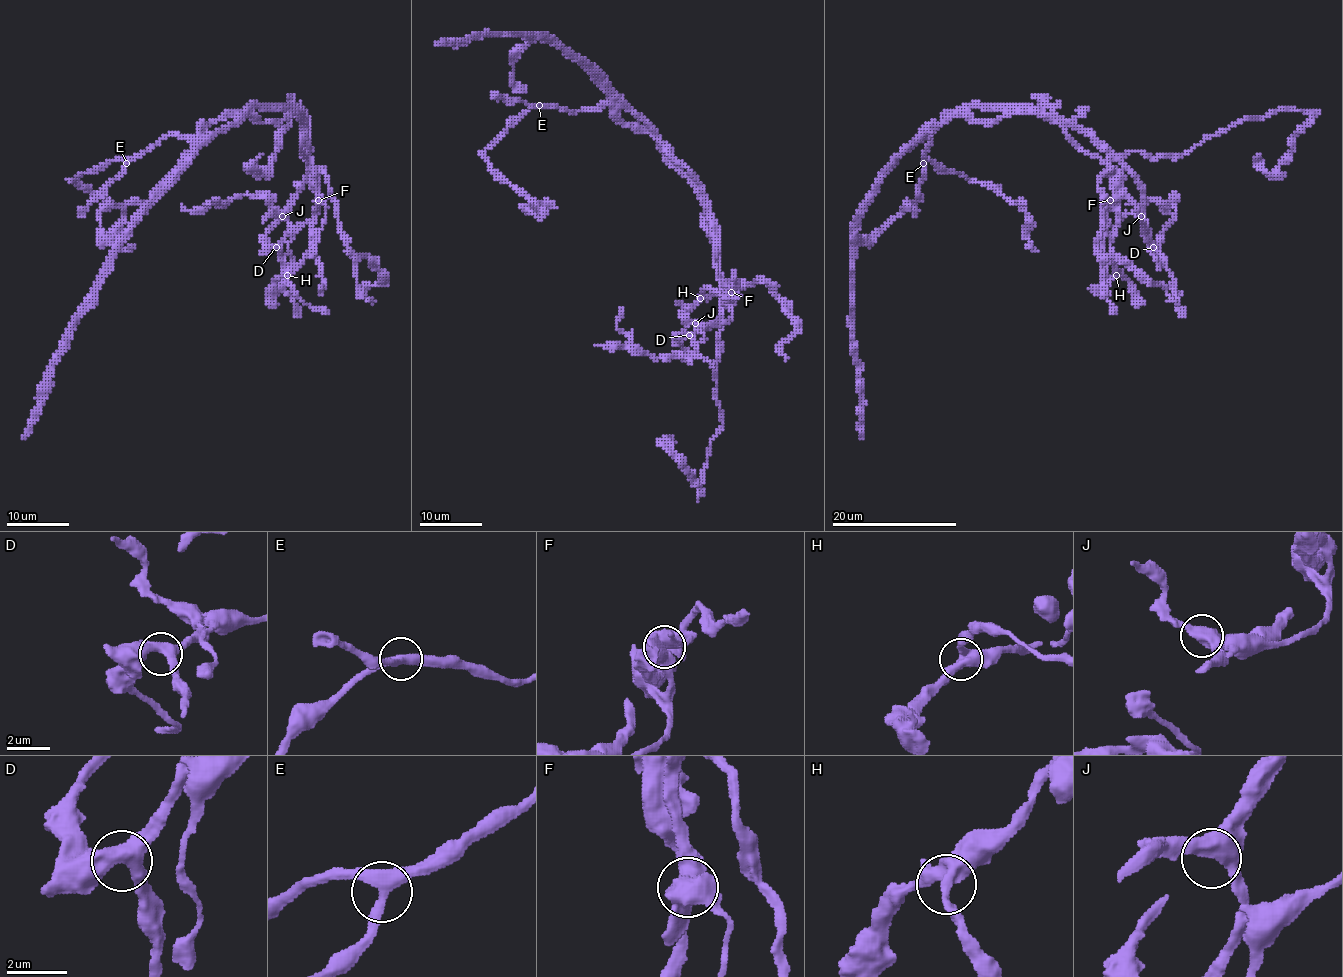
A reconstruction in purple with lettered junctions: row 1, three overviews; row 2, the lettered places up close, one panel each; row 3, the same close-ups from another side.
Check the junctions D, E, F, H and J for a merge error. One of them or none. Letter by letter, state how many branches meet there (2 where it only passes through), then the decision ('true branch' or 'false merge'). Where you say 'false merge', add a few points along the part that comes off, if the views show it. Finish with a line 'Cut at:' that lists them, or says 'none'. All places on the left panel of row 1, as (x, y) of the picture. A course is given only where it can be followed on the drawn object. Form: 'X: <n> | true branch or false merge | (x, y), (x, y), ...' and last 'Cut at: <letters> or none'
D: 3 | true branch
E: 3 | true branch
F: 3 | false merge | (318, 200), (301, 149), (306, 122), (301, 114), (278, 122), (221, 116), (156, 191), (103, 271), (35, 399)
H: 3 | true branch
J: 3 | true branch
Cut at: F

